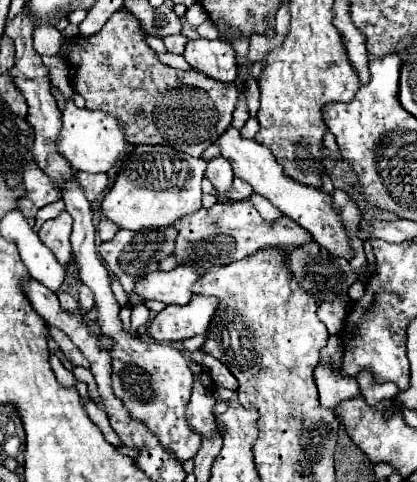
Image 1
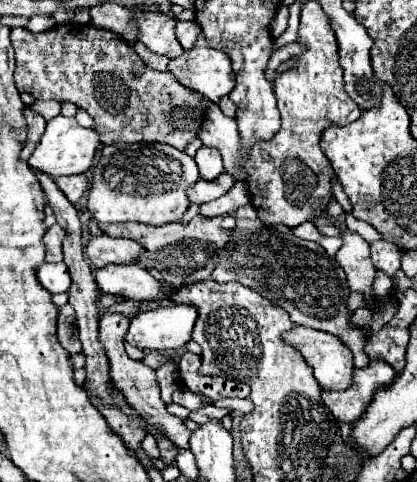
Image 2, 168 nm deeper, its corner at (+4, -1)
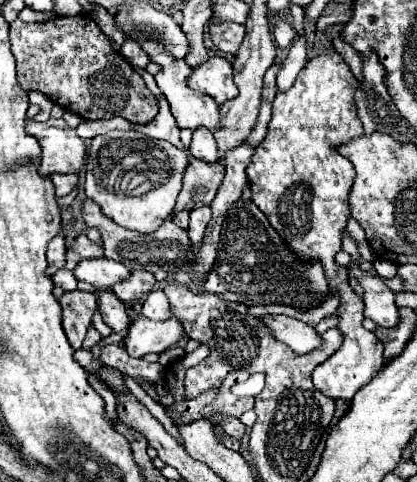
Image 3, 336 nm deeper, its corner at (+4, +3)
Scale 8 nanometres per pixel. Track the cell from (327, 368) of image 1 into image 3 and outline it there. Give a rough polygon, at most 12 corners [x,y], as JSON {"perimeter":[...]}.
{"perimeter":[[262,315],[276,341],[298,355],[322,347],[314,327],[288,315]]}

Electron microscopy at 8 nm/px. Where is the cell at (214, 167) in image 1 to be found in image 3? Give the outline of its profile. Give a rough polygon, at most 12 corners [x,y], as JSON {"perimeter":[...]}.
{"perimeter":[[200,127],[192,135],[190,153],[216,163],[214,135]]}

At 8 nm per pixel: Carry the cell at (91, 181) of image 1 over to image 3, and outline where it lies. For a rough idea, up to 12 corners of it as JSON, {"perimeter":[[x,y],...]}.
{"perimeter":[[52,175],[56,197],[68,195],[78,175]]}

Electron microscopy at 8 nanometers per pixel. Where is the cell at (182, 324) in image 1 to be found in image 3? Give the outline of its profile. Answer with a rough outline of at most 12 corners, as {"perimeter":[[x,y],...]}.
{"perimeter":[[140,317],[124,339],[130,357],[164,353],[184,329],[176,317]]}

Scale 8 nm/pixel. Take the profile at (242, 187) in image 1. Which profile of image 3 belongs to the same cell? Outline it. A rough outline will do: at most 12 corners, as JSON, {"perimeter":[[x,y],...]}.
{"perimeter":[[190,157],[172,215],[210,205],[224,165]]}

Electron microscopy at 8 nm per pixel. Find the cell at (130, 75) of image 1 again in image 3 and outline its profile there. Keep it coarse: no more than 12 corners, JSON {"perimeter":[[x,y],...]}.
{"perimeter":[[90,15],[10,25],[18,83],[82,119],[158,103]]}

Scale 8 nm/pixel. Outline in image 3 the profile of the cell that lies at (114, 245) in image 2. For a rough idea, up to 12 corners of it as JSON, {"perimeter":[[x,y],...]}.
{"perimeter":[[80,233],[68,247],[66,269],[80,259],[104,255],[102,245]]}

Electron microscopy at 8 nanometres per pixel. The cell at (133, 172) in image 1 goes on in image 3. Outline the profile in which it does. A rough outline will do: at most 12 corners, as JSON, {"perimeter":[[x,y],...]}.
{"perimeter":[[138,131],[92,139],[86,195],[116,225],[170,217],[188,153]]}

